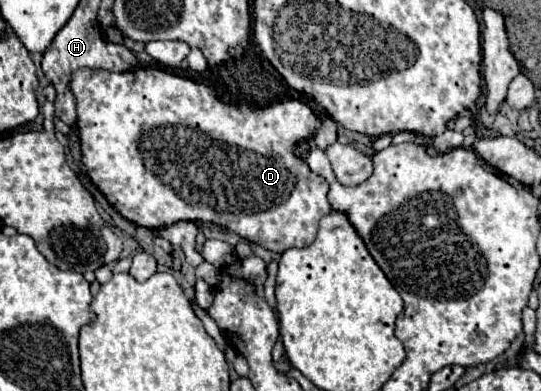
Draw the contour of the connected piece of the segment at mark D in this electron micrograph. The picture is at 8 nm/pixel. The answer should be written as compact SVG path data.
M147 66L147 68L137 68L131 72L107 72L107 70L77 70L71 78L71 90L77 98L77 128L79 128L79 138L81 138L81 152L83 152L83 164L87 166L87 174L91 178L91 182L105 194L105 198L109 200L109 204L113 204L113 208L127 218L129 222L137 224L137 226L145 226L145 228L159 228L159 226L169 226L175 224L179 220L191 220L191 222L213 222L219 224L235 234L239 234L241 238L255 242L271 252L283 254L287 248L305 248L309 246L315 236L317 236L317 226L319 220L331 212L331 206L327 204L327 182L321 176L315 176L309 168L307 162L297 158L293 154L293 146L305 138L311 138L317 128L321 126L321 120L313 114L313 110L293 98L285 98L281 96L279 100L275 100L269 106L253 106L247 102L239 102L237 106L227 104L223 100L217 98L215 90L207 84L199 84L193 82L185 76L177 76L173 72L167 72L163 68L157 66Z

